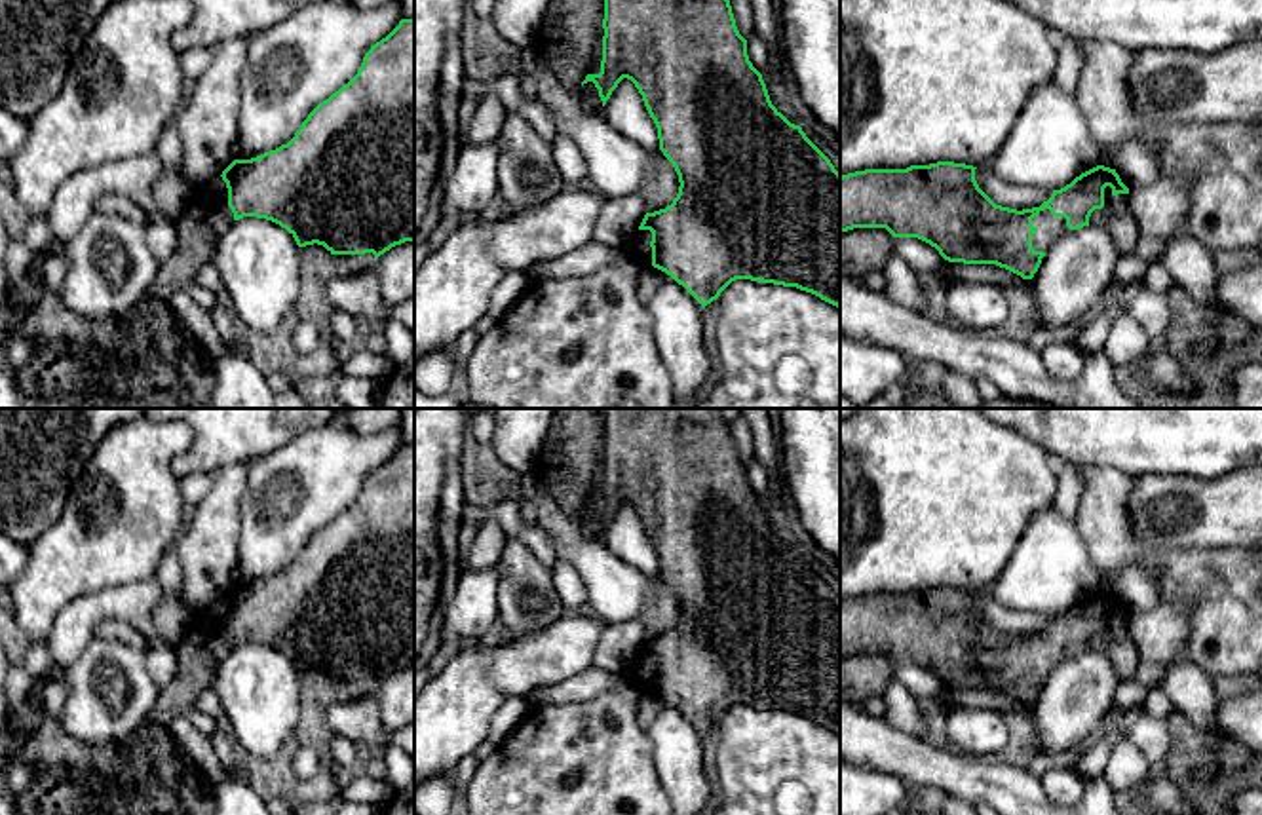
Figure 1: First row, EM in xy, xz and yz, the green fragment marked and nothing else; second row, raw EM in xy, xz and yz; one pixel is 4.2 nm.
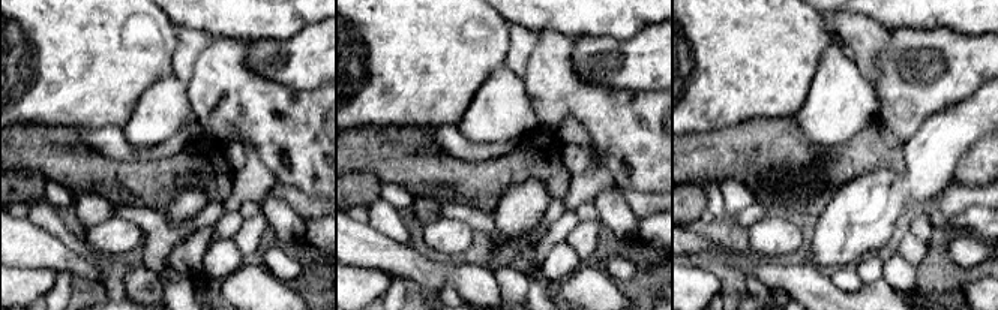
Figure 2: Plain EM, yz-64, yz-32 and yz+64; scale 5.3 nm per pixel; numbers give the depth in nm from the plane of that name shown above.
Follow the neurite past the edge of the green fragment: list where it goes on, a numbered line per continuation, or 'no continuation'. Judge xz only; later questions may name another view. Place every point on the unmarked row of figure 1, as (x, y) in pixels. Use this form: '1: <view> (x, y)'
1: xz (639, 667)

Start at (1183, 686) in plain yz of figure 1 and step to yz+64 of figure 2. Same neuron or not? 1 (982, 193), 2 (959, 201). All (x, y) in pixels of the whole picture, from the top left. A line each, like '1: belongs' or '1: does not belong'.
1: belongs
2: belongs

